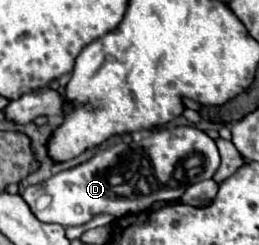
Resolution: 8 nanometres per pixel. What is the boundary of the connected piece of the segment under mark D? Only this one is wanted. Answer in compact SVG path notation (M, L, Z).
M172 127L172 129L158 129L142 141L134 139L130 145L116 143L108 149L98 149L88 161L84 161L68 171L56 173L48 181L30 185L20 195L40 221L70 227L70 225L84 225L100 213L124 217L130 213L146 211L156 201L176 201L184 195L184 191L190 185L200 183L204 179L212 179L212 175L216 173L218 167L220 167L220 155L218 155L216 143L204 131L200 131L196 127Z

